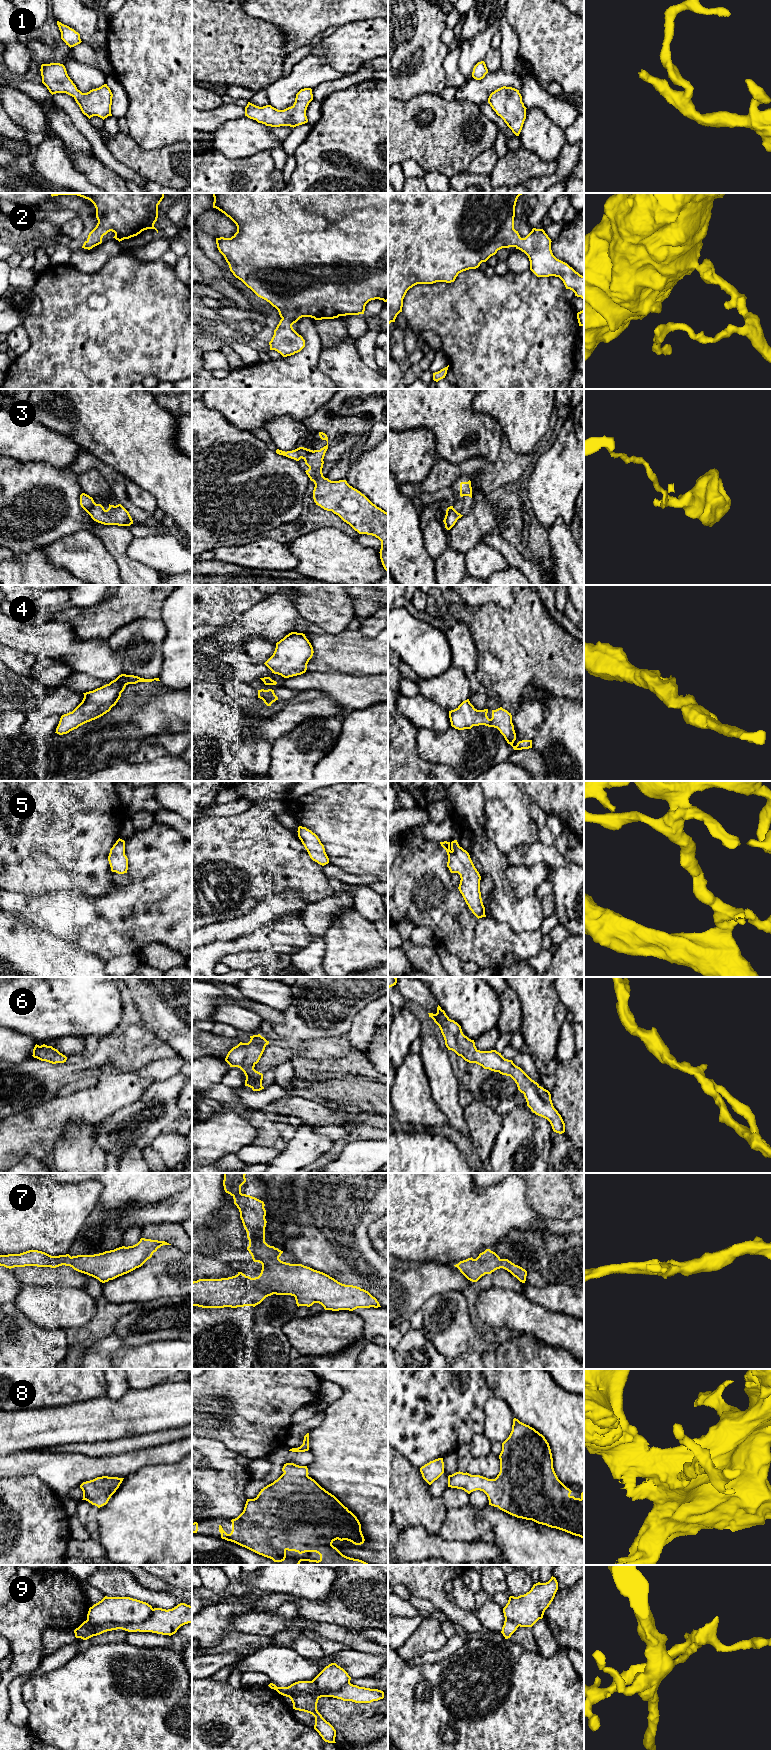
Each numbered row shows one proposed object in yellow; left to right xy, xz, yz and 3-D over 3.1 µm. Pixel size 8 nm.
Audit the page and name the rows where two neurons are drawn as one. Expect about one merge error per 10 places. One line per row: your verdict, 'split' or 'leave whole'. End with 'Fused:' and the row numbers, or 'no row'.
1: leave whole
2: leave whole
3: leave whole
4: leave whole
5: leave whole
6: leave whole
7: leave whole
8: leave whole
9: split
Fused: 9

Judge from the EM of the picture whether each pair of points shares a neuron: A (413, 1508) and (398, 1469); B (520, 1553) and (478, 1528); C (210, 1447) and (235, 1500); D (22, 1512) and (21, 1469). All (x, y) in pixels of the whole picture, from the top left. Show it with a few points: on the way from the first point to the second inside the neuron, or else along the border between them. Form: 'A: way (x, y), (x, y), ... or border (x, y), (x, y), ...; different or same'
A: way (409, 1498), (398, 1485), (398, 1479); same
B: border (478, 1510), (478, 1514), (489, 1523), (492, 1530); different
C: way (214, 1460), (224, 1470), (224, 1487); same
D: border (10, 1476), (37, 1476), (44, 1482); different

